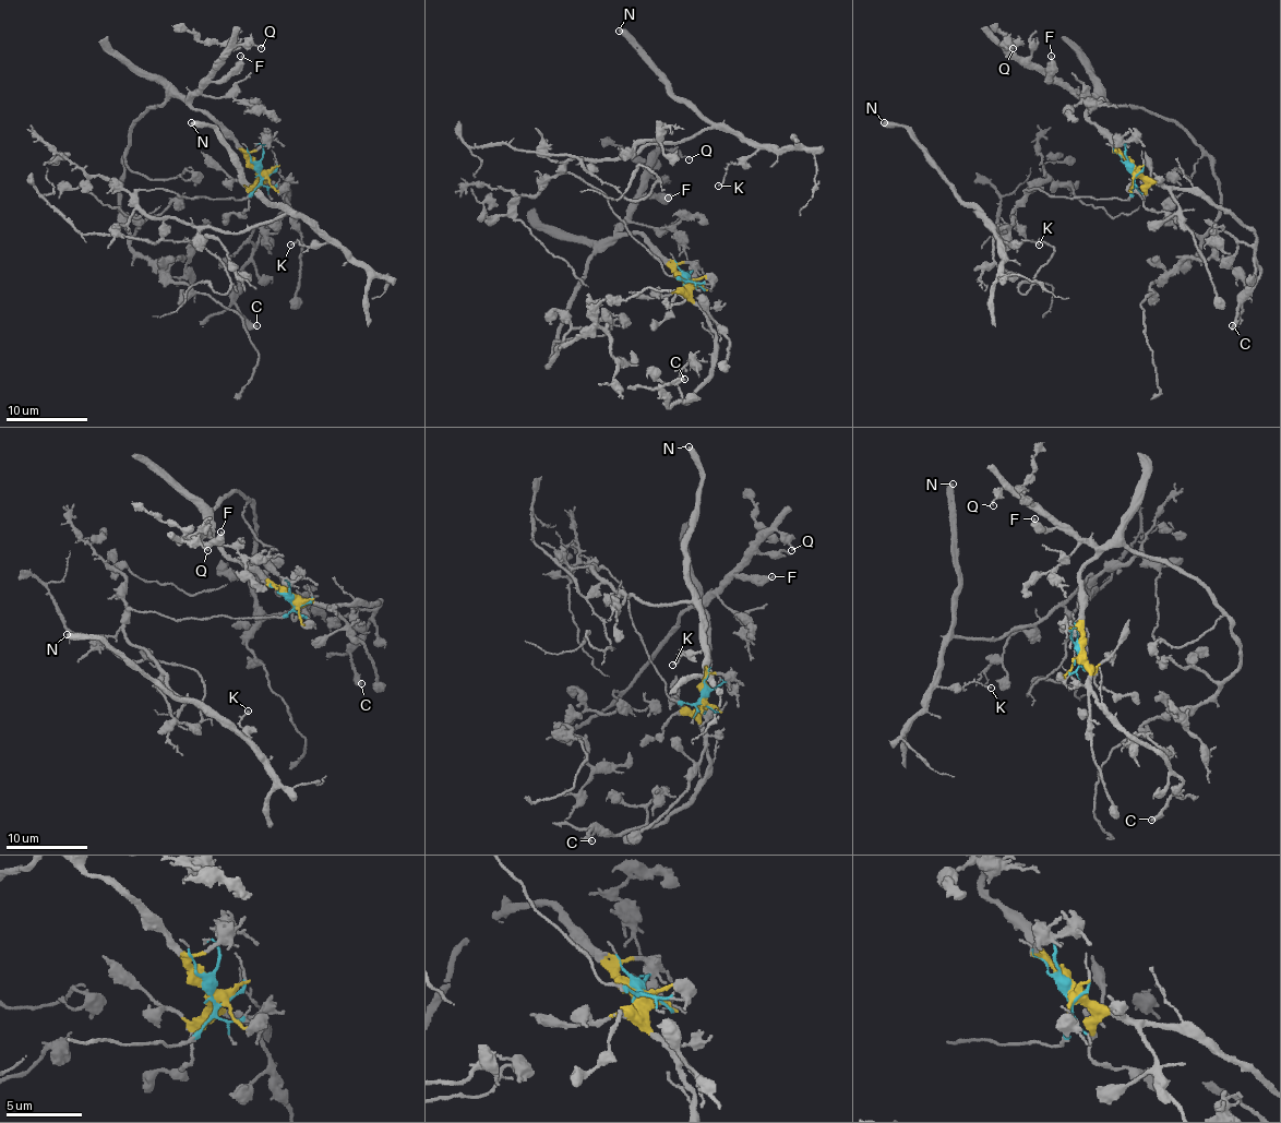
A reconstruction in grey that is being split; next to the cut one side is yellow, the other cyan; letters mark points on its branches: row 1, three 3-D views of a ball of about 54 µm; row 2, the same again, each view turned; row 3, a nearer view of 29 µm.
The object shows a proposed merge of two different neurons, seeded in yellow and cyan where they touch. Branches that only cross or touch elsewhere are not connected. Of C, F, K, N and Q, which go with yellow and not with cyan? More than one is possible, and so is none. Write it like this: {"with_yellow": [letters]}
{"with_yellow": ["C", "F", "Q"]}

